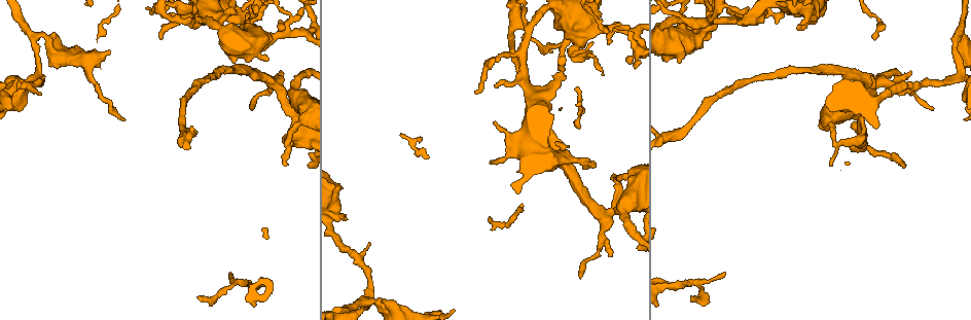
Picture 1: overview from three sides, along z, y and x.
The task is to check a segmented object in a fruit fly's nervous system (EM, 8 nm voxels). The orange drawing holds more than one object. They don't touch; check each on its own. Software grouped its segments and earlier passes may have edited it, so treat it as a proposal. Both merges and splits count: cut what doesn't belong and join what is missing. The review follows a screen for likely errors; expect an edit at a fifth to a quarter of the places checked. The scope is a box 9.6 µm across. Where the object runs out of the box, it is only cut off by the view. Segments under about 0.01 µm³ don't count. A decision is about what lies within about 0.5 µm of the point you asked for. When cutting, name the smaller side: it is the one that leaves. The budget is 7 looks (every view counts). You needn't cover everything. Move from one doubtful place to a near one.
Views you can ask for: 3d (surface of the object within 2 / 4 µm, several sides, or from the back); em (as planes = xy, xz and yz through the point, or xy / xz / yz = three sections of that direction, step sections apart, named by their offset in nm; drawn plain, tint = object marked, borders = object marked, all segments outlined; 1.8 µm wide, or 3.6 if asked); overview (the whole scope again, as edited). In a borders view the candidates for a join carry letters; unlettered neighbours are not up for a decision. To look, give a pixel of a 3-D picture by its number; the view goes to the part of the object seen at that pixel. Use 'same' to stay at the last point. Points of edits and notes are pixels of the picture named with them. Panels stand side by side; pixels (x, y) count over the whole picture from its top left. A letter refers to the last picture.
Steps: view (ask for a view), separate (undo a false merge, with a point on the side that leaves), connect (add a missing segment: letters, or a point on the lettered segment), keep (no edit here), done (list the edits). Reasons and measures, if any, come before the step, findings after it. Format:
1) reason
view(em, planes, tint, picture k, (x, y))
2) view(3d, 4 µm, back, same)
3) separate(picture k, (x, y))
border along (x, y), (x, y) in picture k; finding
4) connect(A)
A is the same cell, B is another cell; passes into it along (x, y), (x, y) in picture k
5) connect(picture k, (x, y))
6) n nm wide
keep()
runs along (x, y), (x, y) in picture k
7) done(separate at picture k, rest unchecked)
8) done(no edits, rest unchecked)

thin end
view(3d, 2 µm, picture 1, (163, 17))

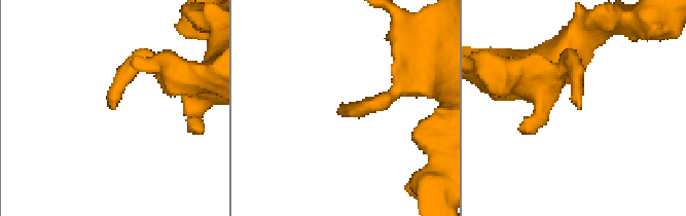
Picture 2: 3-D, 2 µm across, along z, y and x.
need the tissue
view(em, xy, step 16, borders, picture 2, (341, 113))

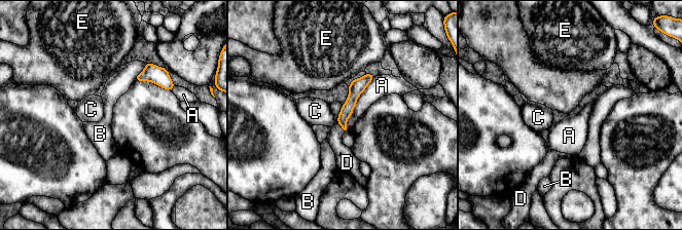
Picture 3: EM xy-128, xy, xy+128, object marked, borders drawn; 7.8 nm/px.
cut it another way
view(em, planes, borders, same)

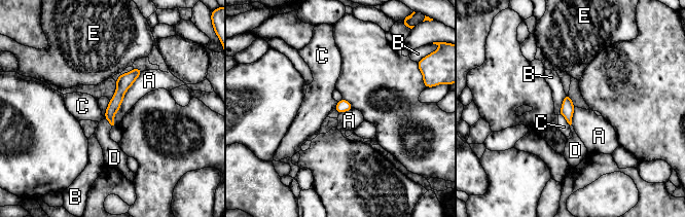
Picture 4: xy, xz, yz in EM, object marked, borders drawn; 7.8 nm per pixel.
100 nm wide
connect(D)
D is the same cell, A, B, C and E are other cells; it goes on there

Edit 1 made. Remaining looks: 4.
sharp bend
view(em, xy, step 16, tint, picture 1, (286, 34))

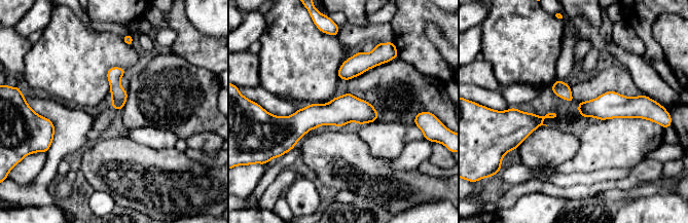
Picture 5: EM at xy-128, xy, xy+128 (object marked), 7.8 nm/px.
view(em, planes, borders, same)

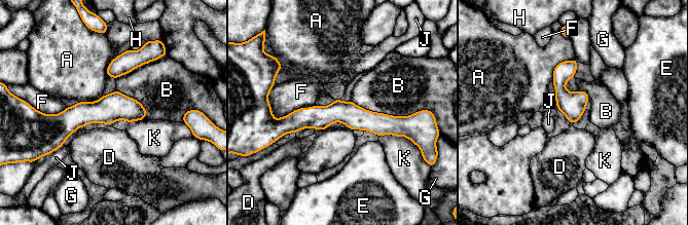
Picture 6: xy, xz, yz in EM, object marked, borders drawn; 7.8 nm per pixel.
B touches over 500 nm
keep()
A, B, D, E, F, G, H, J and K are other cells; border along (352, 100), (371, 111), (413, 113) in picture 6; continuous, no second cell

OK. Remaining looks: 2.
done(connect at picture 4, rest unchecked)

